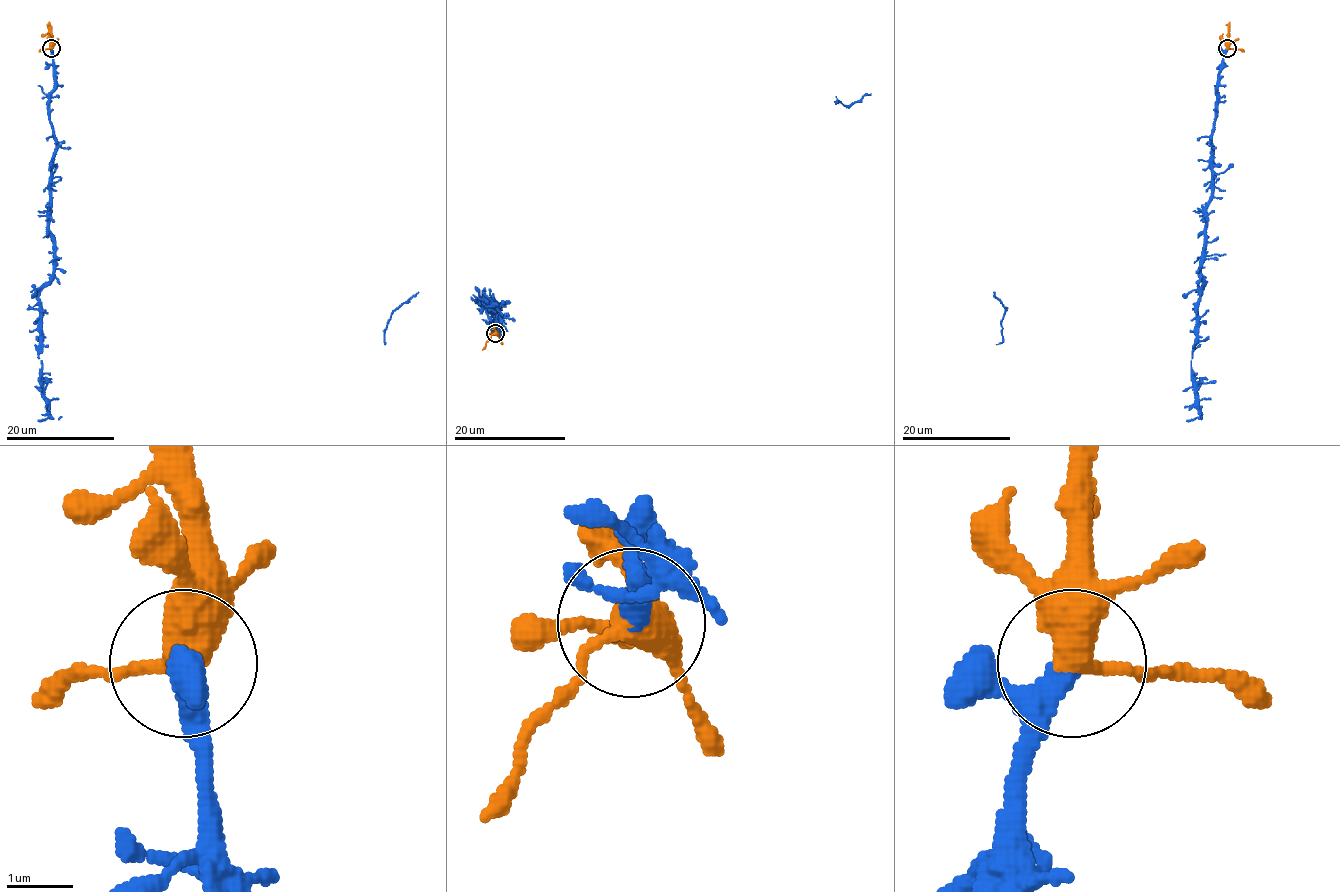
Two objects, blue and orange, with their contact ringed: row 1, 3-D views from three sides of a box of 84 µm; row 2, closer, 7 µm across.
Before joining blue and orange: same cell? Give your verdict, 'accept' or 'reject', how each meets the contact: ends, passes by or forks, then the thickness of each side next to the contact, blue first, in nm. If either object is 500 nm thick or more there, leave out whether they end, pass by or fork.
accept; blue passes by; orange passes by; calibres 280 and 440 nm

